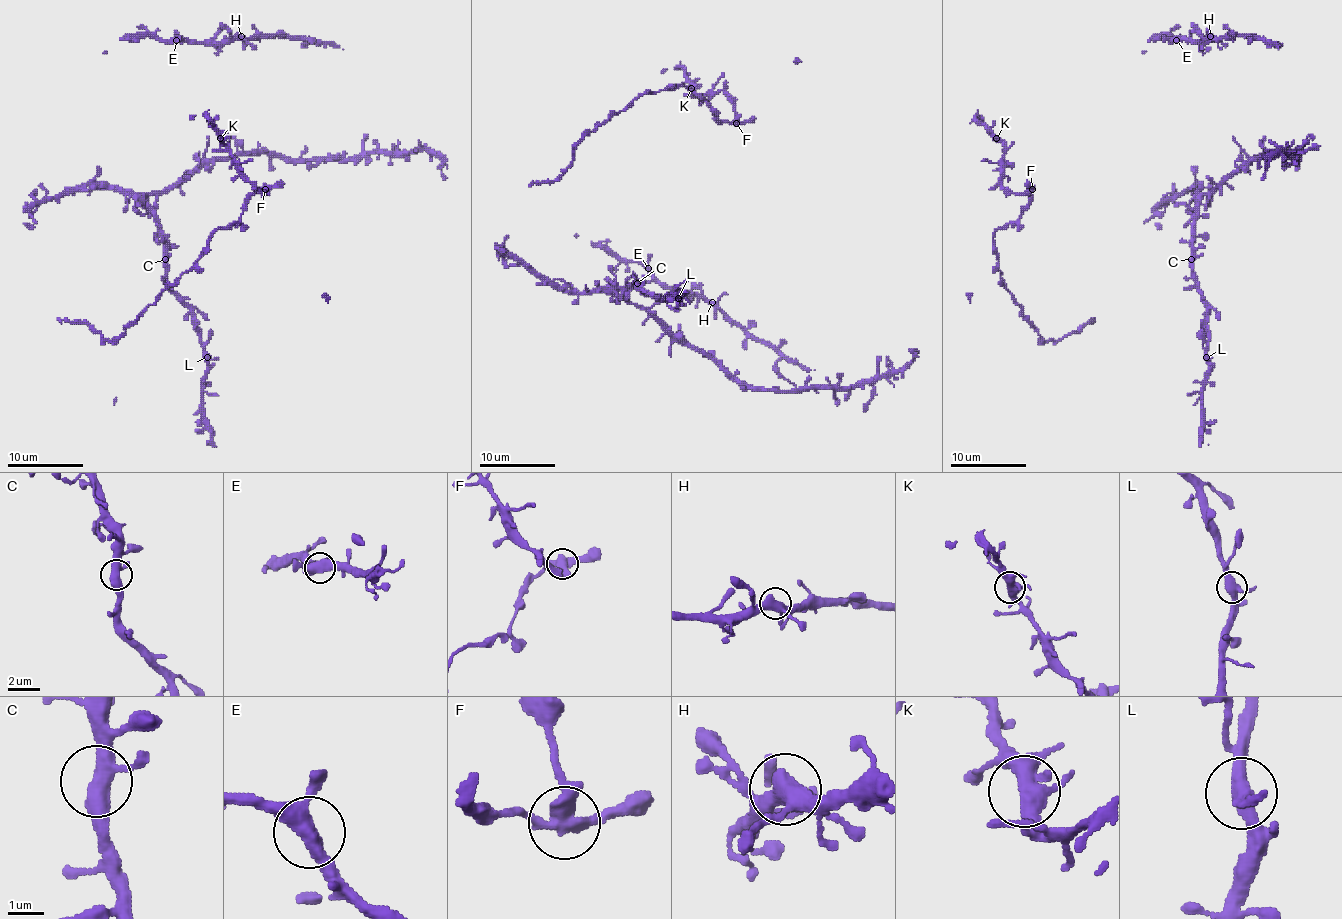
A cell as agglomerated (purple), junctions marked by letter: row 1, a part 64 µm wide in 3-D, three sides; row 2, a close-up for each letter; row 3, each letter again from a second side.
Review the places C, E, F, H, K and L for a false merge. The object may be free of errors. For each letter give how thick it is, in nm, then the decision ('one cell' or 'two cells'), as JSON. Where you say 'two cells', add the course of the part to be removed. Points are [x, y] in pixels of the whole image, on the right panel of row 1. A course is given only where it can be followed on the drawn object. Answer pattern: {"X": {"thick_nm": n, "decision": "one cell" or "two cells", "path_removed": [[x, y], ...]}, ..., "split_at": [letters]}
{"C": {"thick_nm": 400, "decision": "one cell"}, "E": {"thick_nm": 440, "decision": "one cell"}, "F": {"thick_nm": 440, "decision": "two cells"}, "H": {"thick_nm": 420, "decision": "one cell"}, "K": {"thick_nm": 420, "decision": "one cell"}, "L": {"thick_nm": 380, "decision": "one cell"}, "split_at": ["F"]}

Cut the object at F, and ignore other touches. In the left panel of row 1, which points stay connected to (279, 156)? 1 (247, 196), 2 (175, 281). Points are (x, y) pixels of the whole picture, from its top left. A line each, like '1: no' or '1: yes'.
1: no
2: no

